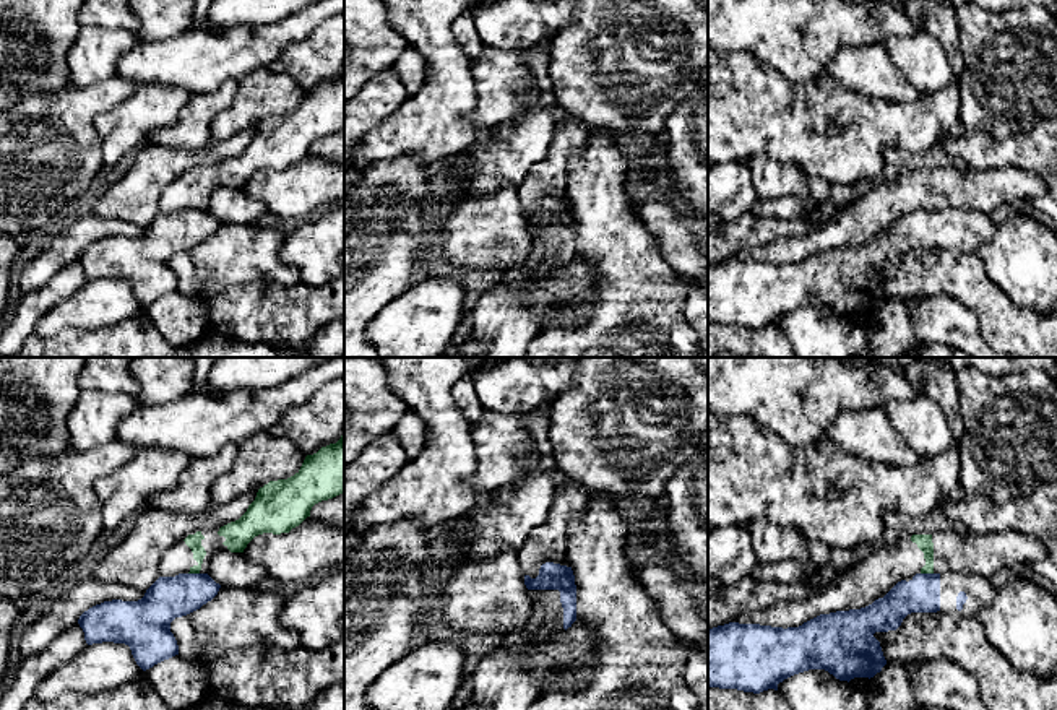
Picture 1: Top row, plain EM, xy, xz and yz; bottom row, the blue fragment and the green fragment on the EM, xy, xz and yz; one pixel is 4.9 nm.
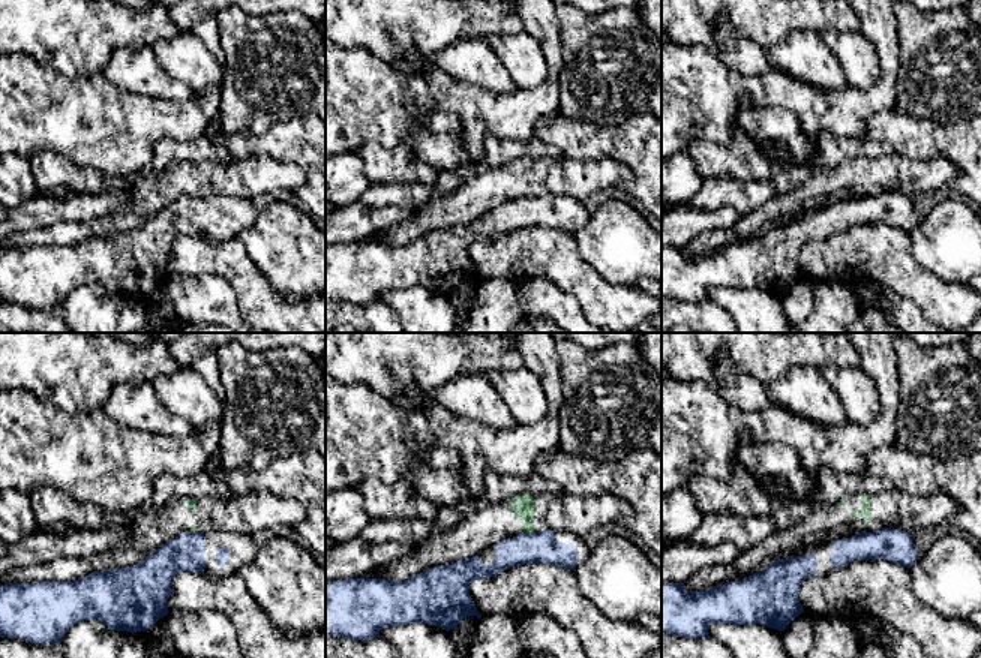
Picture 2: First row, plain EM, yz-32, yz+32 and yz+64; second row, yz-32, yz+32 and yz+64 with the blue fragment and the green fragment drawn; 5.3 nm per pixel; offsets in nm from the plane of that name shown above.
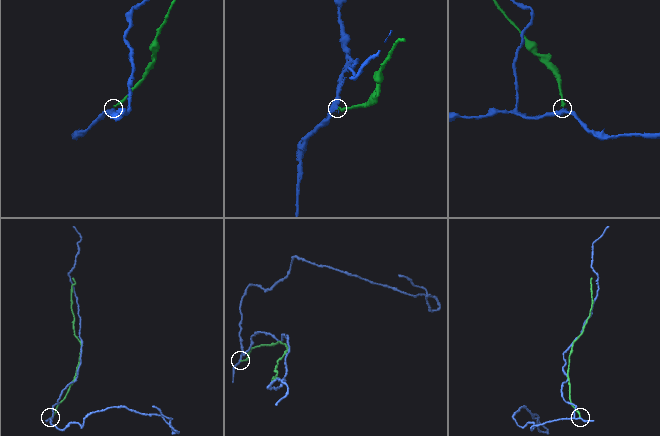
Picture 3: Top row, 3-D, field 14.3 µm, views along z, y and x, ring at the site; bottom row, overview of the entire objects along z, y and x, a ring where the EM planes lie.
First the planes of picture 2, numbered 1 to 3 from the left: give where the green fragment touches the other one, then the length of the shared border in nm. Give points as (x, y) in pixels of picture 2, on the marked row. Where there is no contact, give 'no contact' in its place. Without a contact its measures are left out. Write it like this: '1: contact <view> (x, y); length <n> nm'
1: contact yz-32 (192, 532); length 30 nm
2: contact yz+32 (528, 532); length 60 nm
3: no contact

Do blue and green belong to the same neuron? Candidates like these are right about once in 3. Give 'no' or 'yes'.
no

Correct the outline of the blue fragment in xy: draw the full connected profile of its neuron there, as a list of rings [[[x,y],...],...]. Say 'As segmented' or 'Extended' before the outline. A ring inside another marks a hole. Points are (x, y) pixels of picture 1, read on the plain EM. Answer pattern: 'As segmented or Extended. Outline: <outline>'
As segmented. Outline: [[[208,210],[159,213],[141,236],[104,237],[84,247],[78,260],[88,281],[125,279],[136,301],[146,307],[179,291],[170,258],[200,245],[218,231],[219,224],[221,221]]]

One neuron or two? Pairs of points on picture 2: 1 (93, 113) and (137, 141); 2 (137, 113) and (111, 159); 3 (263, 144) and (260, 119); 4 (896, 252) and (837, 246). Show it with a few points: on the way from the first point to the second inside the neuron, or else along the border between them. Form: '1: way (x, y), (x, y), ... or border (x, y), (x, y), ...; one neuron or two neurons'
1: way (104, 123), (122, 141), (126, 141); one neuron
2: way (134, 125), (134, 134), (120, 147); one neuron
3: border (293, 117), (273, 123), (258, 135), (225, 134); two neurons
4: way (881, 252), (852, 252); one neuron

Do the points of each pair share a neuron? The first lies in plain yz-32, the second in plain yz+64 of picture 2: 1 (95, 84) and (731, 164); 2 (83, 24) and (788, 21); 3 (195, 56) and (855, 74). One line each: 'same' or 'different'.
1: different
2: same
3: same

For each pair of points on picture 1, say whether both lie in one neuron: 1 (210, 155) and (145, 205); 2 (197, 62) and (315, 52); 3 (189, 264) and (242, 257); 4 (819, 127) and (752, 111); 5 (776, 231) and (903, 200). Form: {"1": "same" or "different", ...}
{"1": "same", "2": "different", "3": "same", "4": "same", "5": "different"}

